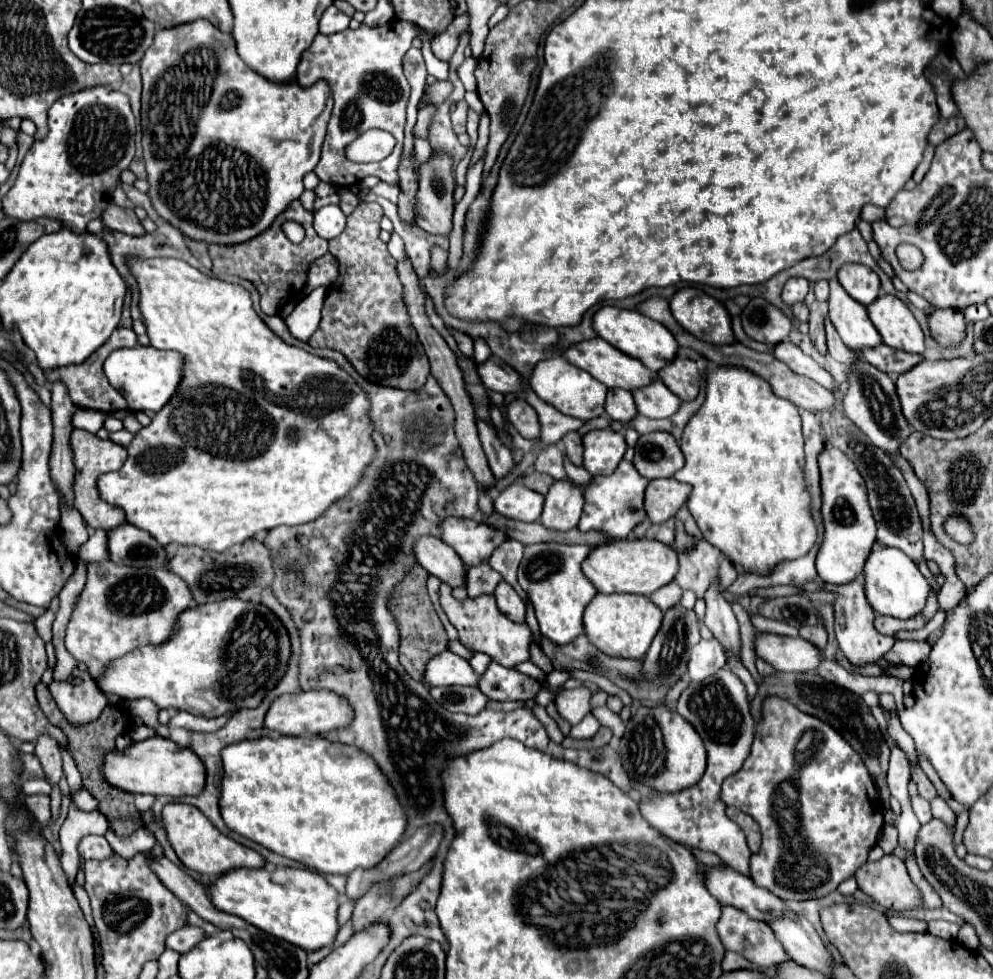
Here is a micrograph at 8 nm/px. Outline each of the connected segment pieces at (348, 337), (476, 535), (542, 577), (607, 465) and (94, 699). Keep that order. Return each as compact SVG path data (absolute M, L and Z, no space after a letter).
M359 203L359 207L347 217L345 231L329 241L329 253L337 257L339 261L339 277L333 285L327 289L323 315L319 329L309 339L311 347L319 349L335 349L347 357L347 361L355 367L355 371L365 377L371 383L405 389L405 391L417 391L423 387L429 375L429 361L423 353L423 347L419 345L417 333L407 317L407 309L401 301L403 287L399 285L399 277L395 273L395 259L389 255L387 245L379 239L379 221L383 217L383 209L377 203Z
M447 517L439 529L443 533L441 541L453 547L467 567L487 563L493 549L507 539L501 531L477 523L475 519Z
M533 543L525 547L519 565L519 585L535 607L541 633L557 645L565 645L585 631L583 611L587 603L597 595L597 589L581 571L581 563L587 559L591 549L593 547L589 545L565 543Z
M611 429L589 431L583 437L583 447L585 447L583 463L591 475L595 473L611 475L627 451L623 433L617 433Z
M53 681L49 685L49 691L61 709L61 713L67 717L67 721L75 727L87 725L91 721L97 721L101 711L110 703L105 695L73 695L75 685L71 683L57 683Z

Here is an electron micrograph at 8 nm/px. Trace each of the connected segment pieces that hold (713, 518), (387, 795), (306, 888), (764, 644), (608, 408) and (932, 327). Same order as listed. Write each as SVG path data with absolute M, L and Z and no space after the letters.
M711 369L707 371L707 399L699 413L693 415L693 419L687 423L683 437L681 437L681 451L685 455L685 467L677 471L673 477L681 483L691 485L691 493L687 499L687 509L693 515L695 523L699 525L703 537L715 545L735 567L739 567L743 573L757 573L757 575L769 575L775 565L787 561L787 559L799 559L809 553L809 549L817 541L817 525L811 517L811 493L807 491L807 481L805 481L805 453L803 453L803 433L801 433L801 417L797 413L797 407L787 401L777 397L767 381L761 377L755 377L755 373L747 373L743 369Z
M259 737L227 745L221 751L223 779L219 809L225 825L245 839L251 839L273 853L303 863L319 873L347 875L357 867L371 869L385 853L395 847L405 833L403 807L395 791L387 785L387 777L379 773L375 761L365 757L361 749L333 743L323 737L285 737L269 741Z
M285 867L285 869L233 869L221 877L217 877L207 893L211 903L229 915L237 915L247 923L271 933L275 937L283 937L301 949L315 951L327 947L335 941L339 931L337 923L337 897L339 893L315 871Z
M755 633L755 655L767 661L775 671L809 671L821 663L815 645L807 645L801 637L781 637L773 633Z
M611 389L607 393L607 401L605 401L605 413L619 423L629 423L637 417L637 407L633 401L633 395L627 393L625 389Z
M939 309L925 311L931 337L941 347L955 347L959 345L967 335L967 323L961 311L957 309Z

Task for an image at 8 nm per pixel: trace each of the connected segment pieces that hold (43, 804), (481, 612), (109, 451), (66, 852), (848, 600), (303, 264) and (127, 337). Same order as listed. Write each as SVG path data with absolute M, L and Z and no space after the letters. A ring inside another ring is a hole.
M29 795L27 807L33 811L35 819L41 819L41 825L45 825L51 819L51 805L49 805L49 795Z
M441 583L439 587L439 603L445 611L451 625L459 631L459 641L469 647L471 651L483 651L493 661L497 661L503 667L515 667L519 663L529 659L529 647L535 641L533 633L527 625L515 625L503 613L499 613L495 597L493 595L479 595L479 597L467 597L463 601L457 601L451 595L451 587L447 583Z
M75 429L71 433L71 449L73 449L73 463L75 463L75 481L73 481L73 507L81 513L83 521L87 527L91 529L113 529L115 525L123 525L123 513L119 513L119 509L115 509L113 505L105 505L105 501L99 501L99 495L95 493L95 481L99 475L109 473L109 471L117 471L123 467L123 461L127 457L125 447L105 439L97 439L91 433L83 433L81 429Z
M71 799L71 805L69 805L69 815L59 831L59 837L63 839L63 853L61 853L61 859L63 859L63 869L73 885L75 881L75 875L79 871L79 861L77 861L77 845L83 837L87 835L103 835L105 831L109 829L107 825L107 819L103 819L101 813L87 813L87 811L79 811L79 807L73 805L73 799Z
M853 579L849 585L827 585L827 591L835 593L835 635L837 635L843 655L851 661L851 665L857 665L857 667L879 663L883 659L883 653L887 653L887 649L891 649L895 641L893 637L881 635L875 631L873 627L875 611L871 609L865 597L863 581Z
M293 201L285 213L281 213L275 223L255 239L243 243L243 245L233 245L233 247L219 247L211 245L209 247L211 259L213 259L213 275L219 273L229 273L237 275L241 279L251 281L257 291L259 291L261 311L265 315L277 315L281 307L291 301L305 285L307 279L307 269L311 261L317 257L323 257L327 253L327 241L323 241L315 229L313 229L313 213L303 209L301 201ZM285 221L297 221L305 229L305 239L301 243L291 243L287 235L283 233L283 223Z
M115 329L113 341L107 339L83 365L71 365L71 369L55 369L55 373L45 375L45 383L53 385L53 381L61 381L67 387L67 393L71 397L71 403L81 409L95 409L103 413L113 413L113 411L123 411L127 409L127 401L117 393L115 387L109 385L105 373L103 373L103 361L111 355L111 349L121 349L121 347L135 347L137 345L137 335L131 329Z

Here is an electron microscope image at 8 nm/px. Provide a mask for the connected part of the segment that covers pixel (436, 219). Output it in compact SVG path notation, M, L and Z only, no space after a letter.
M433 151L431 159L425 165L419 165L419 189L415 195L415 223L427 233L449 235L451 217L453 217L453 191L455 191L453 159L449 153Z

